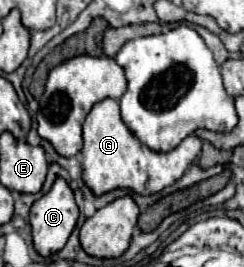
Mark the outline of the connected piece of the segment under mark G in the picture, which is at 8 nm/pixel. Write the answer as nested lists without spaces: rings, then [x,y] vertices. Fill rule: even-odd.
[[[113,98],[97,102],[83,122],[83,182],[95,194],[101,196],[111,190],[131,190],[139,196],[151,196],[161,192],[165,186],[177,182],[191,162],[201,152],[201,140],[191,134],[171,152],[153,152],[143,146],[123,124],[119,116],[119,104]]]

